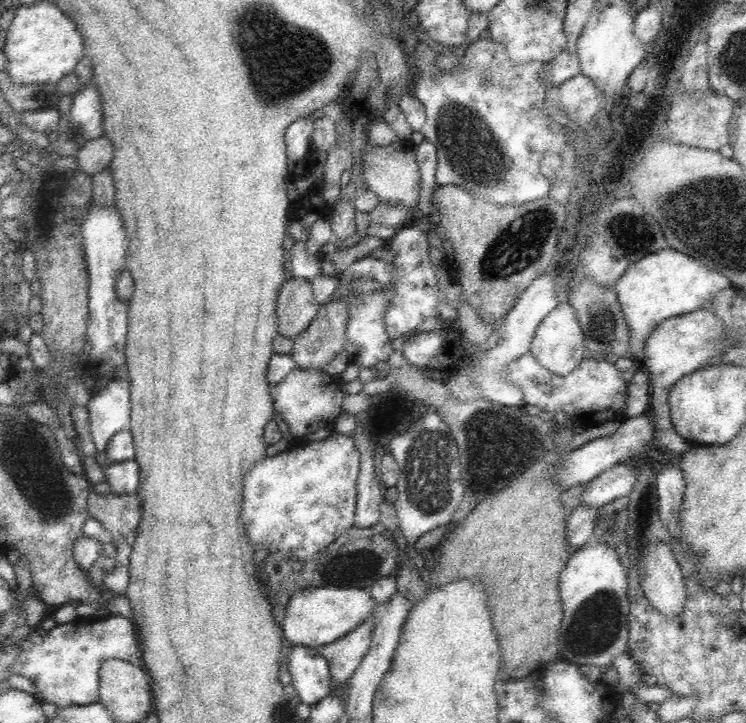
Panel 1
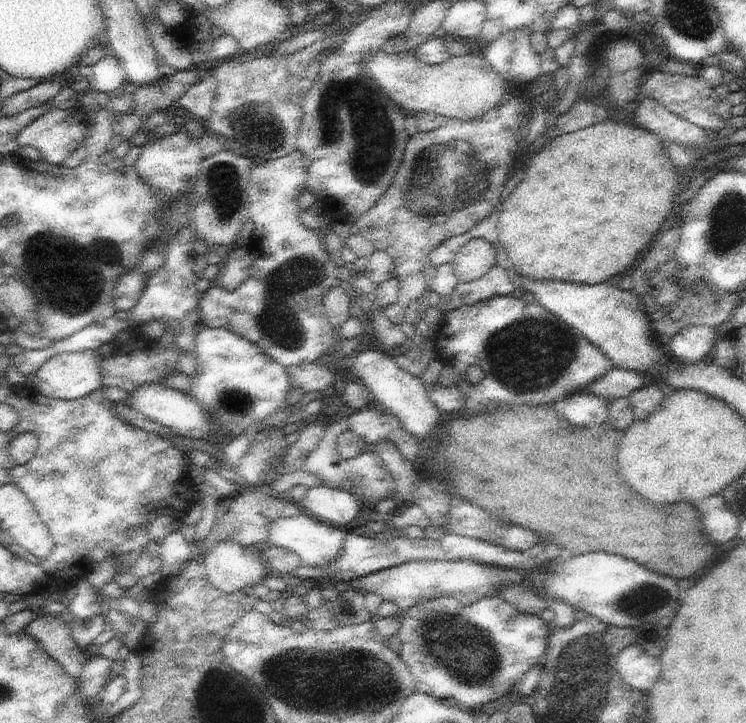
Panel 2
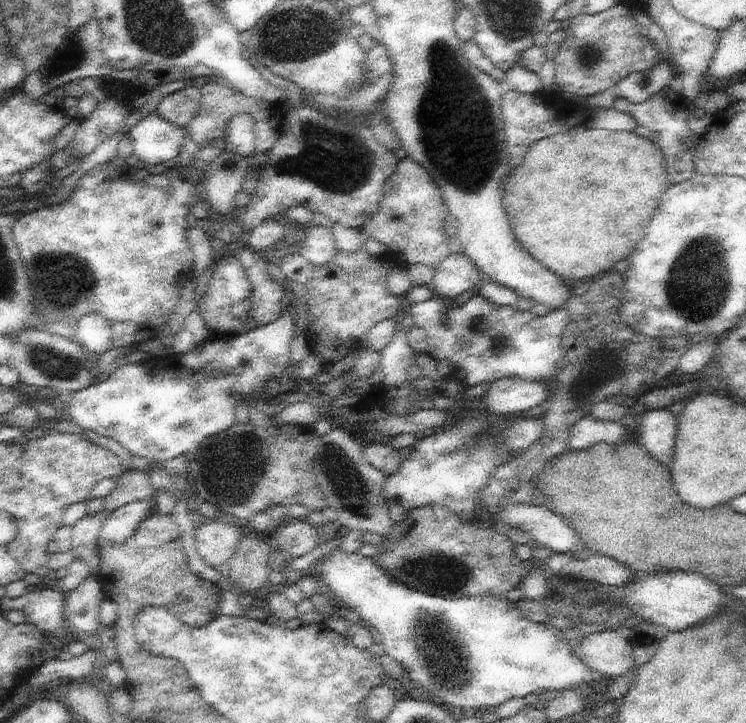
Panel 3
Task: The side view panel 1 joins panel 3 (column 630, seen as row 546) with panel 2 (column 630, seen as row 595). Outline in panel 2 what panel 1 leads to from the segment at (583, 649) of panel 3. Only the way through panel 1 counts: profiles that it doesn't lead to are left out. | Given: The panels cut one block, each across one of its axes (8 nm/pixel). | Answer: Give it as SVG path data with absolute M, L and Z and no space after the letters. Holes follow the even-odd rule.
M628 646L617 658L616 671L632 688L639 691L650 690L660 680L660 660L642 646Z

